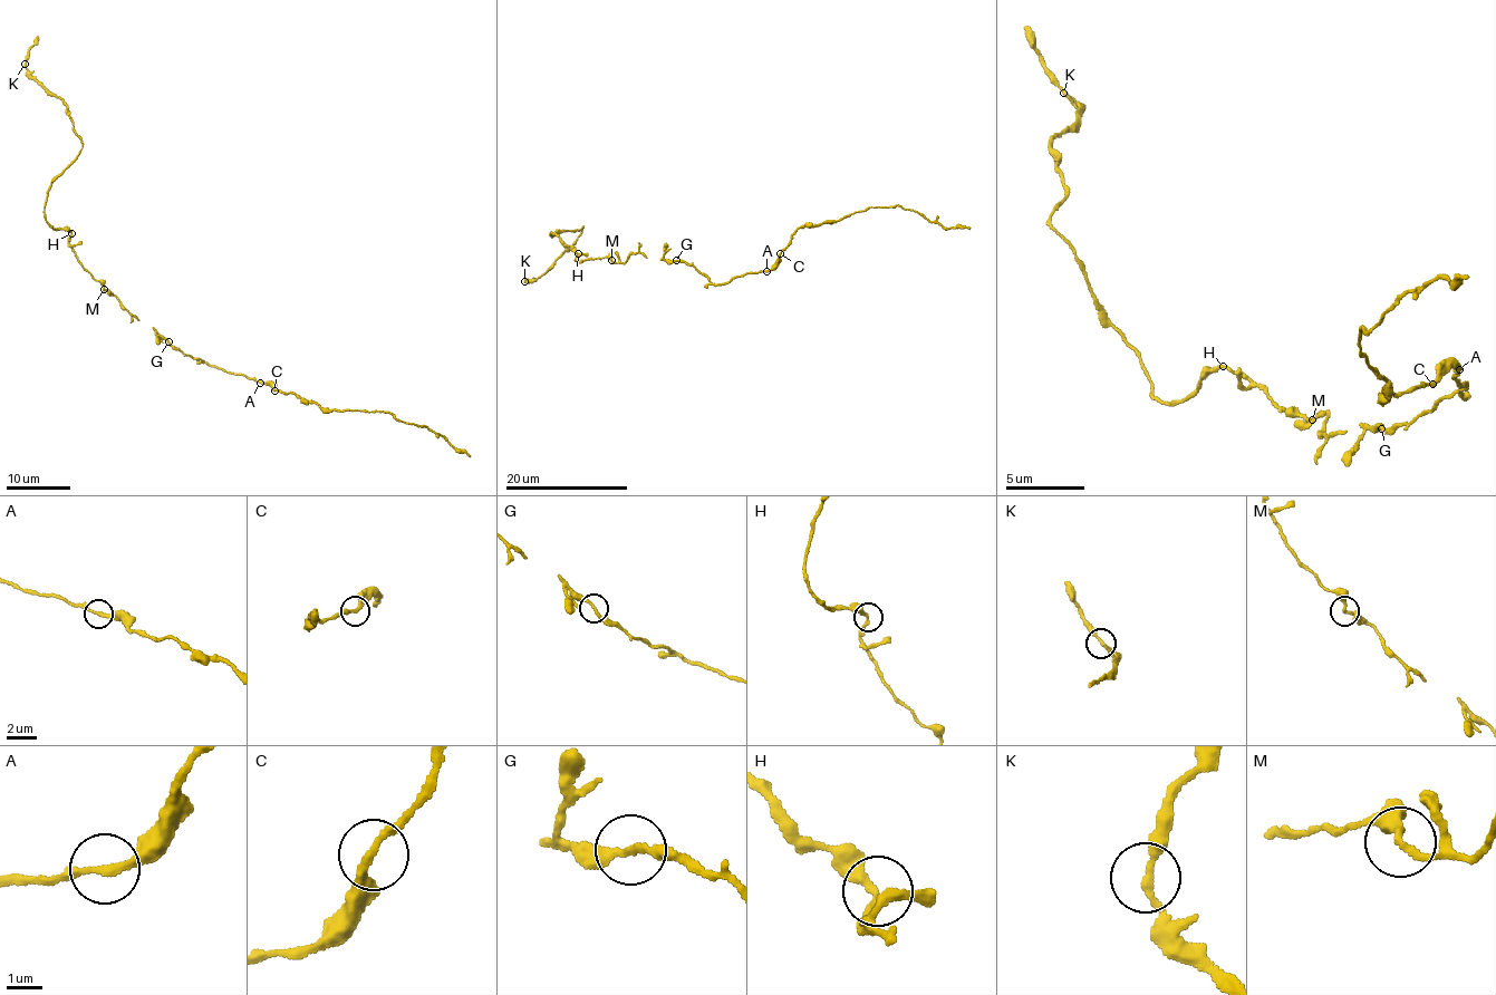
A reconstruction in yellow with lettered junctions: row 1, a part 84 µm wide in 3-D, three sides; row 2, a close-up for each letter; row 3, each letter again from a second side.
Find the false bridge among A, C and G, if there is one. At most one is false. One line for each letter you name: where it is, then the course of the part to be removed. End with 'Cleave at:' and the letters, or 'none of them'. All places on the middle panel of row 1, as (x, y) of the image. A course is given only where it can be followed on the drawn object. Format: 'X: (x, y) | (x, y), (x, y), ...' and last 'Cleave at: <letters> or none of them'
Cleave at: none of them

